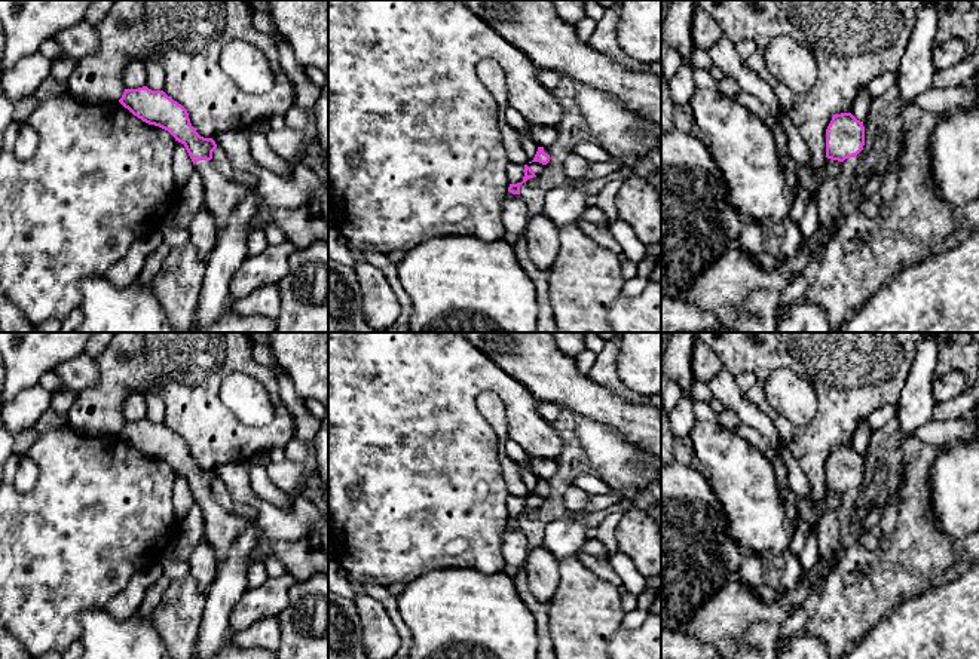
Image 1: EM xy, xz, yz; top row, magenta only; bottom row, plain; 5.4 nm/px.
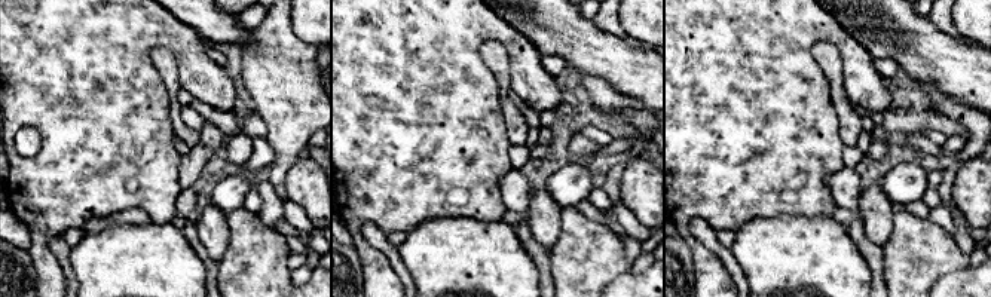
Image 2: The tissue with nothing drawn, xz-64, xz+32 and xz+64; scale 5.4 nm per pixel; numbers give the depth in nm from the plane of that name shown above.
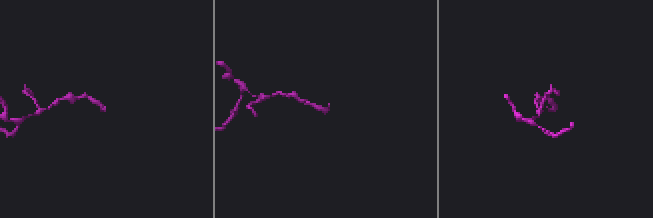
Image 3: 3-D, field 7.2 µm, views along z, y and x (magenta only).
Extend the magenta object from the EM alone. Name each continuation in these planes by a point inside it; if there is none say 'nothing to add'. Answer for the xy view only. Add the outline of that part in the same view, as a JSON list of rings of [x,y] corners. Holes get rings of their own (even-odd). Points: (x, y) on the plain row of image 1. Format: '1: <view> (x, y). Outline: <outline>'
1: xy (222, 527). Outline: [[[211,493],[195,494],[205,522],[205,542],[214,549],[215,557],[223,561],[238,536],[248,527],[248,519],[229,512],[214,500]]]

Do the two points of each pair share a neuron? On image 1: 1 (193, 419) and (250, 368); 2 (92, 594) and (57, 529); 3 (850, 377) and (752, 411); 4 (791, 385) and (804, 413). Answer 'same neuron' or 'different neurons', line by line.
1: same neuron
2: same neuron
3: different neurons
4: same neuron

